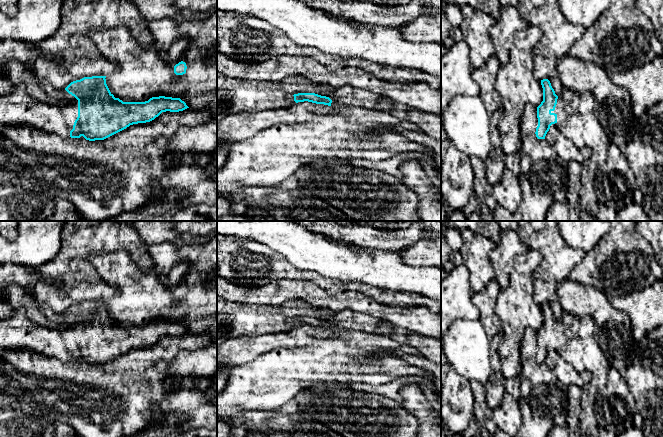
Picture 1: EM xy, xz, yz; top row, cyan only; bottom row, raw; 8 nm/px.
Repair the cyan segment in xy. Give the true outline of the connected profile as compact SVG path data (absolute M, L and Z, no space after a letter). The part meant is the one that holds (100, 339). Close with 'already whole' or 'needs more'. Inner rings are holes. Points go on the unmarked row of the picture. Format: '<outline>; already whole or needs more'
M106 300L84 301L80 304L71 306L64 313L56 313L48 306L39 305L41 312L47 320L45 325L41 325L31 320L25 309L18 309L14 314L6 319L0 320L0 347L6 349L27 348L34 352L48 357L56 358L62 362L80 362L83 360L86 364L104 364L133 348L146 347L154 344L162 336L179 336L189 332L180 322L172 321L152 321L145 326L123 326L115 322L106 308Z; needs more

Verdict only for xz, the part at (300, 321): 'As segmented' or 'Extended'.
Extended

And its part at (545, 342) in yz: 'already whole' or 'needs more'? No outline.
needs more

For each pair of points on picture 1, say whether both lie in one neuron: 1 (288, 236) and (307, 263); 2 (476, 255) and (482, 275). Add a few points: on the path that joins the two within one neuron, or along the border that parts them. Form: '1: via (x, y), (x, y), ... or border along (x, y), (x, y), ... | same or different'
1: via (295, 243), (307, 256) | same
2: via (477, 260), (481, 270) | same

